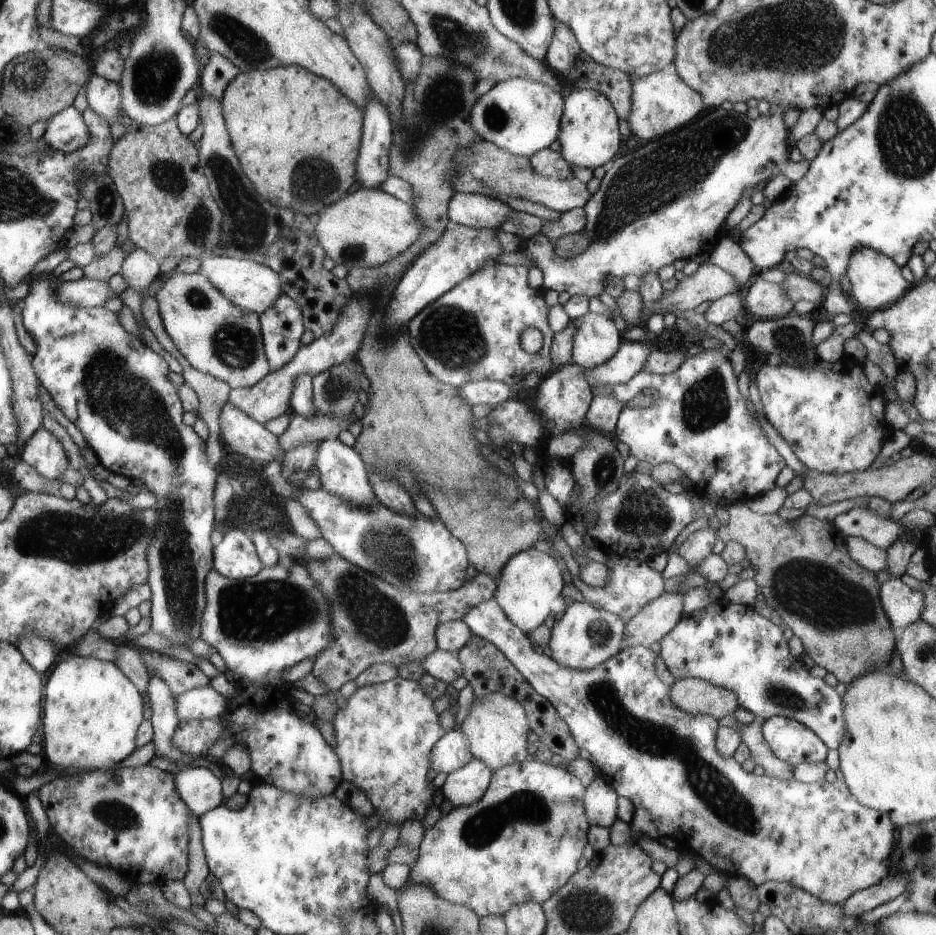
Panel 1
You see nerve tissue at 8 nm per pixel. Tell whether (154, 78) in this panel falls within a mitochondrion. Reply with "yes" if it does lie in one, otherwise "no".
yes

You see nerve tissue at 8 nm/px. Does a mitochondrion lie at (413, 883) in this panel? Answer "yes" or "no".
no

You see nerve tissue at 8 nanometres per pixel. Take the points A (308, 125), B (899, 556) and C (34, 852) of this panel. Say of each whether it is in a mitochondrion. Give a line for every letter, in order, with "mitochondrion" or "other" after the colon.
A: other
B: other
C: other

